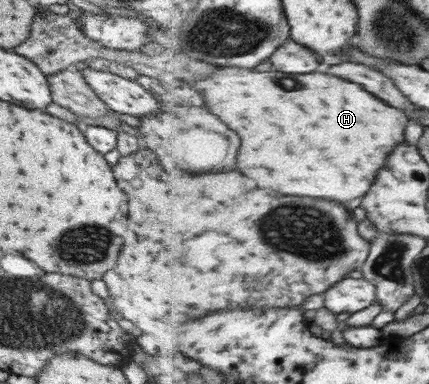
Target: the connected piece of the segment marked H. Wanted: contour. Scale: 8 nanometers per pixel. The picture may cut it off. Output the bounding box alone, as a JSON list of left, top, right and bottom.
[192,67,412,201]

